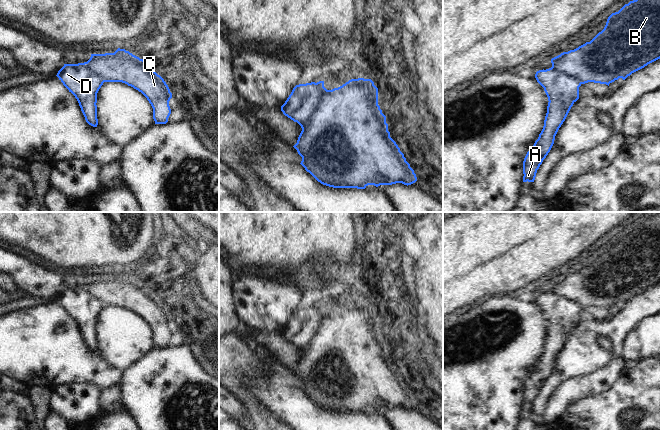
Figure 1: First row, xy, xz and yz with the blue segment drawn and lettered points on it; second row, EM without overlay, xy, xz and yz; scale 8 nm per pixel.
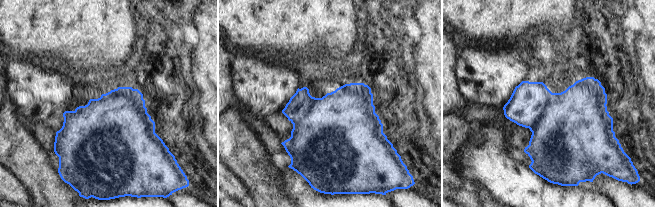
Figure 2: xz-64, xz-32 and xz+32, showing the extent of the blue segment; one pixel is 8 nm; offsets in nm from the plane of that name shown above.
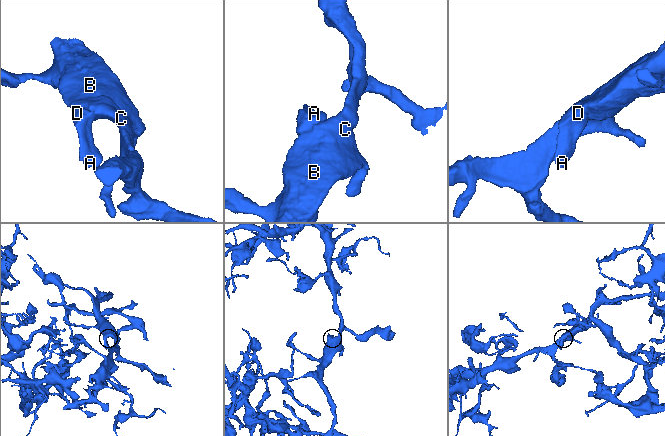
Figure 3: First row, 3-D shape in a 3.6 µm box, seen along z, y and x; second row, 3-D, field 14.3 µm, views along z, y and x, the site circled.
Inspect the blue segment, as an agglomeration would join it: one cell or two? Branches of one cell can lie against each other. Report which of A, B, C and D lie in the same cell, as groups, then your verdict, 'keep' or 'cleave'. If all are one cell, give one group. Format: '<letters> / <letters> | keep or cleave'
A D / B C | cleave

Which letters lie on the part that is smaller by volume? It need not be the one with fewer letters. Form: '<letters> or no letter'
A, D.

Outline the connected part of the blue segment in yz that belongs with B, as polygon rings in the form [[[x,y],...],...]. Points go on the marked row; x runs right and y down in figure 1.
[[[633,0],[625,4],[618,12],[612,13],[604,29],[590,42],[574,50],[563,52],[551,59],[552,68],[577,79],[580,84],[588,82],[606,84],[622,78],[660,59],[660,0]]]

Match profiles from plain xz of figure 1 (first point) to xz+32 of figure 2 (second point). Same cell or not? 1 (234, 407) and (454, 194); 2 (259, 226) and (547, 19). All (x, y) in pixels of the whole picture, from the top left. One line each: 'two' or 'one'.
1: two
2: one

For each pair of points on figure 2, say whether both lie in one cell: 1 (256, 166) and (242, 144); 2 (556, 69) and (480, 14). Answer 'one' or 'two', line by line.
1: one
2: two

